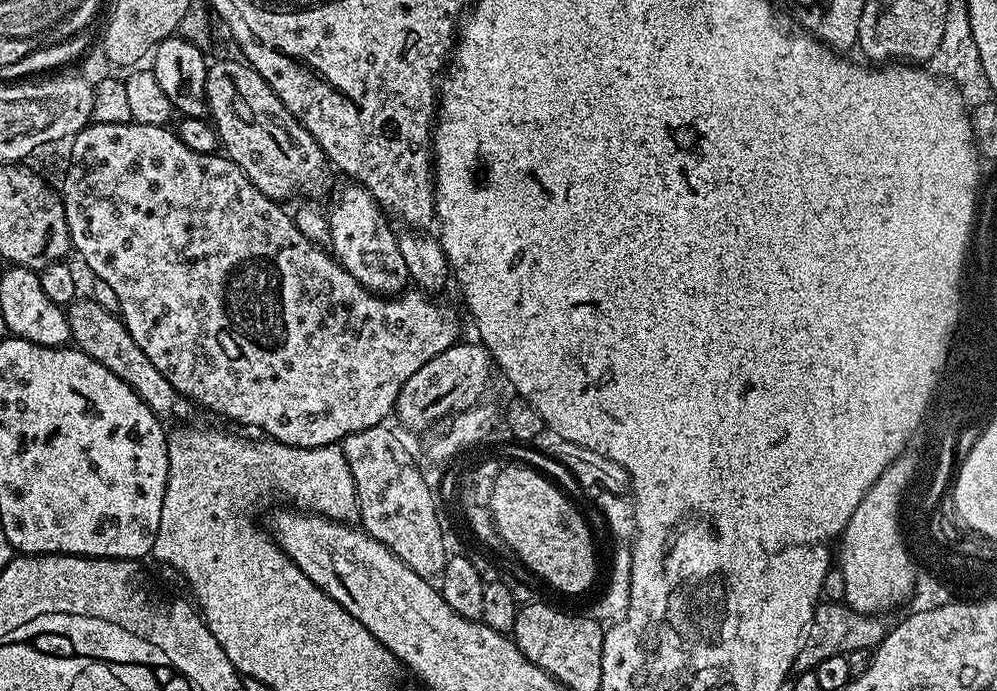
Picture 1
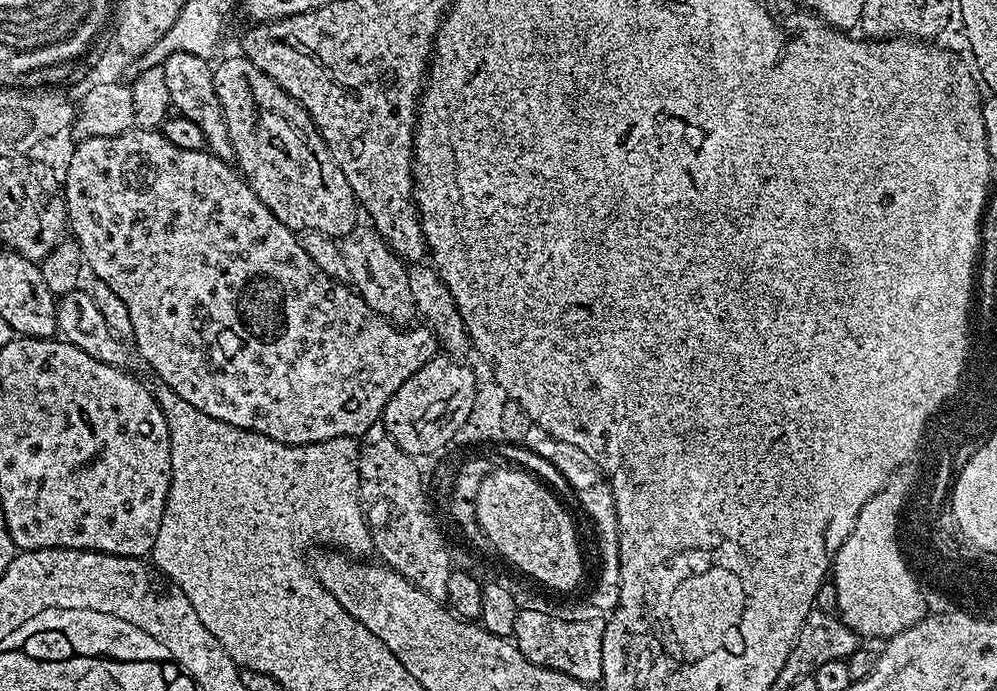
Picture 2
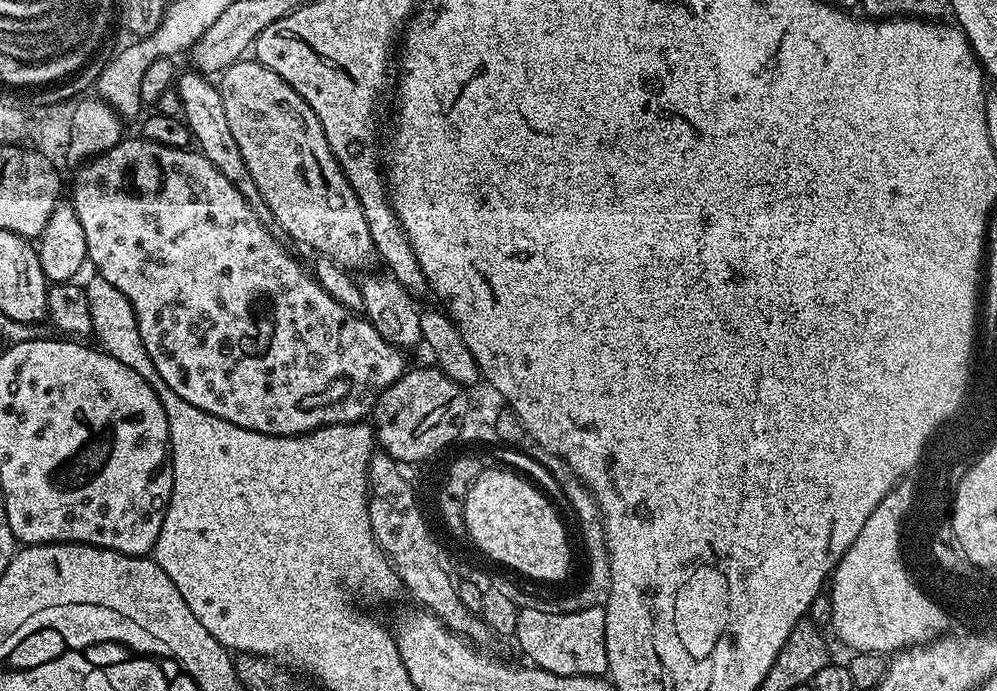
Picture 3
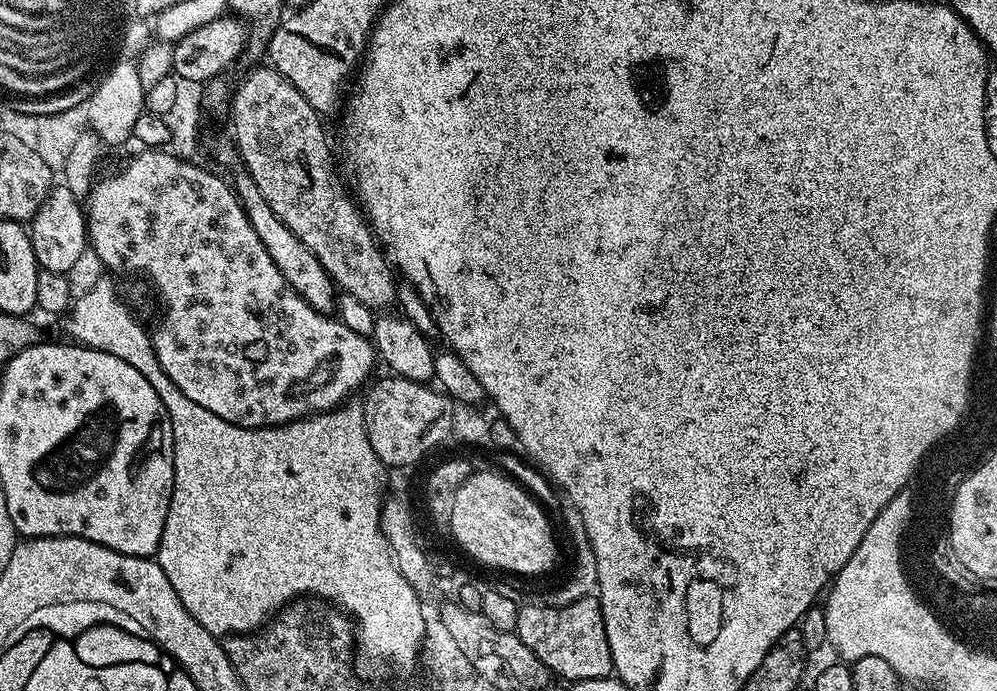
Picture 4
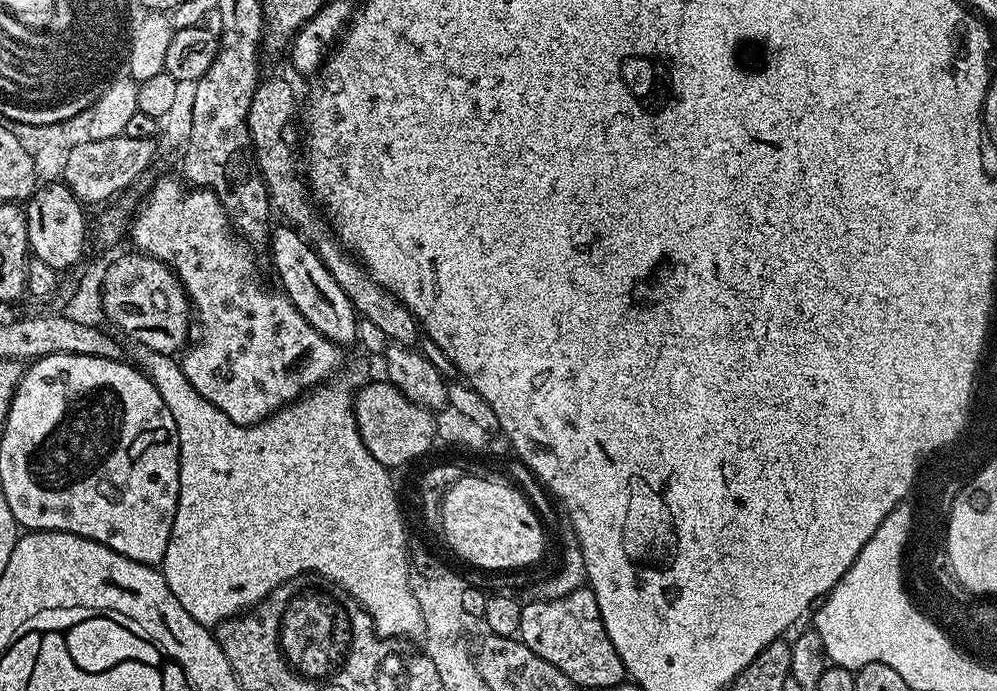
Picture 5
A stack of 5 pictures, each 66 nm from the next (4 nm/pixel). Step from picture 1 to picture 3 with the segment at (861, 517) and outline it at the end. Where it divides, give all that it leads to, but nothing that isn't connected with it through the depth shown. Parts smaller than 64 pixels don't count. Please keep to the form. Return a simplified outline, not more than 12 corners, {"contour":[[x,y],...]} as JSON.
{"contour":[[910,487],[866,518],[830,577],[831,627],[895,654],[940,628],[897,557]]}

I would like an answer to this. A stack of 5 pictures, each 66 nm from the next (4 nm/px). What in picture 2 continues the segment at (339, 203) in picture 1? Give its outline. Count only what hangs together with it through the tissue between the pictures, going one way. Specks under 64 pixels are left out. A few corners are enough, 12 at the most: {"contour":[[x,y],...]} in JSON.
{"contour":[[372,226],[340,250],[363,307],[417,319],[405,261]]}

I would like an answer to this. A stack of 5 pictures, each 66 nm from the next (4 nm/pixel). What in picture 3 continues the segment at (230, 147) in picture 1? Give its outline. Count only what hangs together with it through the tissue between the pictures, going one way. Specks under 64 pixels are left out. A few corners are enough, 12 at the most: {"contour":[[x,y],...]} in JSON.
{"contour":[[255,58],[219,73],[226,122],[292,240],[377,259],[313,110]]}

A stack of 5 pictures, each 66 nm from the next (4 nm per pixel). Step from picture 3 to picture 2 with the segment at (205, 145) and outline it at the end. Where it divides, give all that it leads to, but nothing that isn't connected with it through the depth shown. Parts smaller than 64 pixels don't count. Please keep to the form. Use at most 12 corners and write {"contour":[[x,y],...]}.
{"contour":[[174,53],[162,67],[172,108],[207,151],[235,161],[213,65]]}

